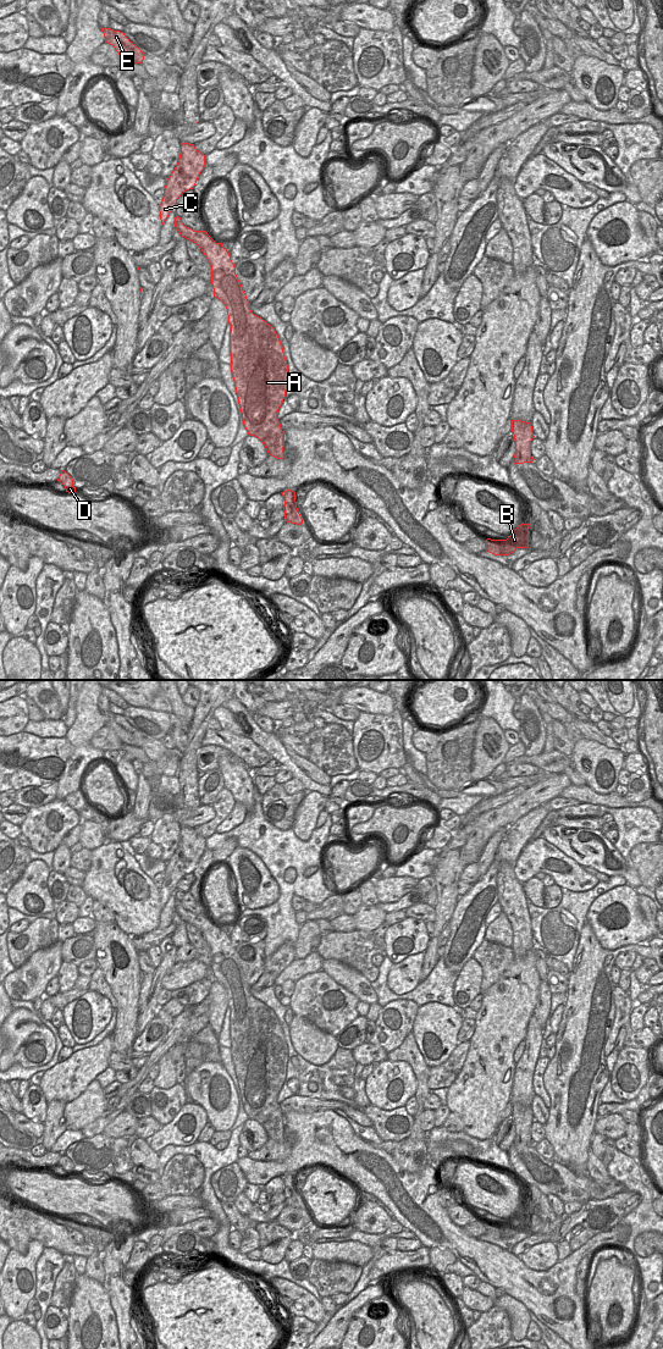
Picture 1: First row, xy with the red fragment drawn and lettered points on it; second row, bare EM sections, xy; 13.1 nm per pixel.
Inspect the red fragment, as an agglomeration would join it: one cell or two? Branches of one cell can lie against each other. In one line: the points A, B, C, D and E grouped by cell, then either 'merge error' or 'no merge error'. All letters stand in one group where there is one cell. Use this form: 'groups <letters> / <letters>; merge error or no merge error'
groups A B D E / C; merge error

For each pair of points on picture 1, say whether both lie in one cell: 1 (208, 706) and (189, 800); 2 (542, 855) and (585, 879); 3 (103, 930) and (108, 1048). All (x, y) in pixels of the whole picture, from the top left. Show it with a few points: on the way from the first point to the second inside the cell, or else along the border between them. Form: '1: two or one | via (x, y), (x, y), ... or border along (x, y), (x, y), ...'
1: one | via (197, 729), (194, 744), (188, 756), (188, 777)
2: one | via (553, 856), (561, 857), (574, 868)
3: two | border along (112, 1033), (114, 1051)

